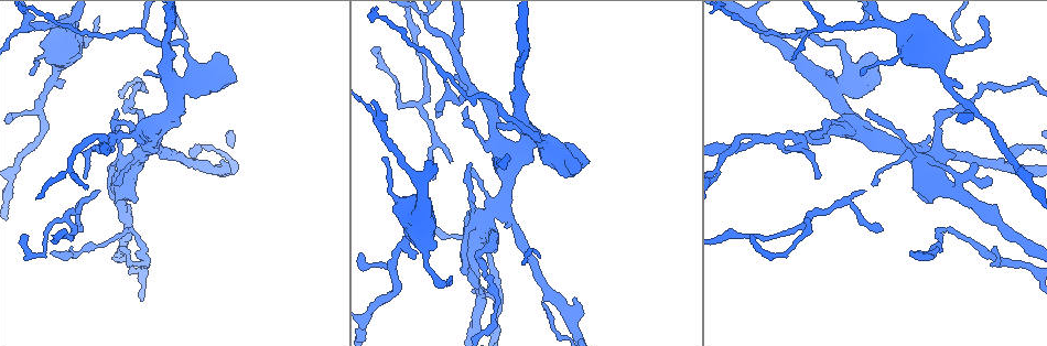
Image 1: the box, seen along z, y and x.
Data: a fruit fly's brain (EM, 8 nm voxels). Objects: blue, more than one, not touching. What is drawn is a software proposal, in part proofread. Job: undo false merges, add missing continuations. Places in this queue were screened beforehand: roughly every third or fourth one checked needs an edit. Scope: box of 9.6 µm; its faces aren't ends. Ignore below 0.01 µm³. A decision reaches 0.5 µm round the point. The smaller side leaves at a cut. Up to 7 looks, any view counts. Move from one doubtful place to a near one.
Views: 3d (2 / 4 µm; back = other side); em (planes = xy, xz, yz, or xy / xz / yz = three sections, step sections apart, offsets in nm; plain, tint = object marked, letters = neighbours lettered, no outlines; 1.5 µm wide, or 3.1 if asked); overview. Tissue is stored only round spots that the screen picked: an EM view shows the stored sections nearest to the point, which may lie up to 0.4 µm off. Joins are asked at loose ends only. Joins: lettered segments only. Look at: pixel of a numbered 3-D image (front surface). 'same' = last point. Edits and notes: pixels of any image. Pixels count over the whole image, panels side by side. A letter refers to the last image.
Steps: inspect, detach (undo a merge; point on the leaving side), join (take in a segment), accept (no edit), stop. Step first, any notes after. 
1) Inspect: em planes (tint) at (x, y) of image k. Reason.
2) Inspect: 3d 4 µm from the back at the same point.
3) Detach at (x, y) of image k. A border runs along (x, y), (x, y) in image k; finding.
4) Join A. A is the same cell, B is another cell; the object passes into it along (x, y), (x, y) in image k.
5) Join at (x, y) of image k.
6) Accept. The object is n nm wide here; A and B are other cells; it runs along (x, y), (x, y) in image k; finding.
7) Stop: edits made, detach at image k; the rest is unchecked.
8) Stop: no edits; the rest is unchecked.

Inspect: 3d 2 µm at (995, 253) of image 1. Free end.

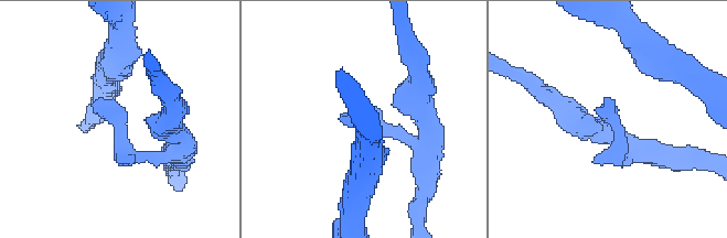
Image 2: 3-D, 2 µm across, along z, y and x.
Inspect: em planes (tint) at (603, 111) of image 2.

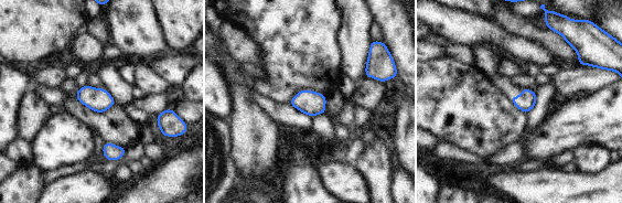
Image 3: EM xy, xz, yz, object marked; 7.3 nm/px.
Inspect: em planes (letters) at the same point.

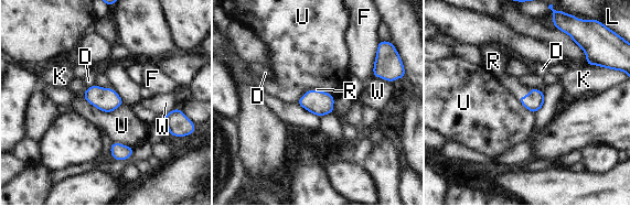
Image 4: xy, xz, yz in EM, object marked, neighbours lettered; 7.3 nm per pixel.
Join R. The object is 140 nm wide here; R is the same cell, D, F, K, L, U and W are other cells; the object passes into it along (534, 101), (521, 97), (512, 84) in image 4; it goes on there.

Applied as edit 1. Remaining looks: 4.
Inspect: 3d 4 µm at (913, 253) of image 1. An open end.

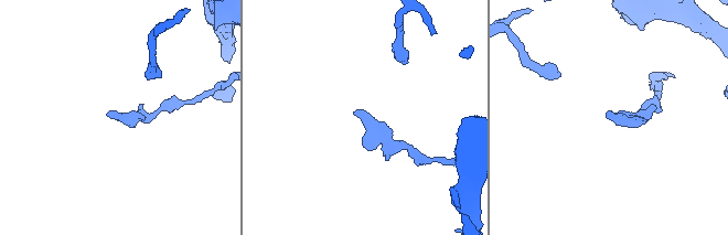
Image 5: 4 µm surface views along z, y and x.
Inspect: em 3.1 µm planes (letters) at (353, 113) of image 5.

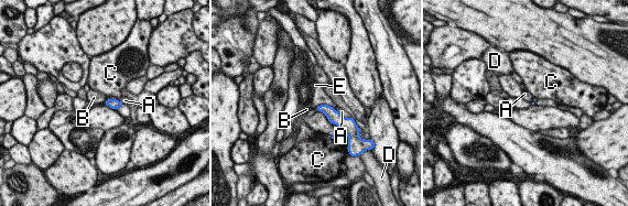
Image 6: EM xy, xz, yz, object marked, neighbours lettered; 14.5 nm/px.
Accept. A, B, C, D and E are other cells; a border runs along (332, 106), (318, 105), (315, 108) in image 6; no lettered segment goes on from it.

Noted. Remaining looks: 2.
Inspect: em yz step 4 (letters) at (811, 135) of image 1. Branch stops here.

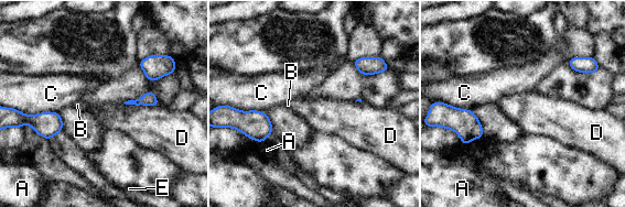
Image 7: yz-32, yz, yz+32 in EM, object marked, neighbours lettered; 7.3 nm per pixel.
Inspect: em planes (letters) at the same point.

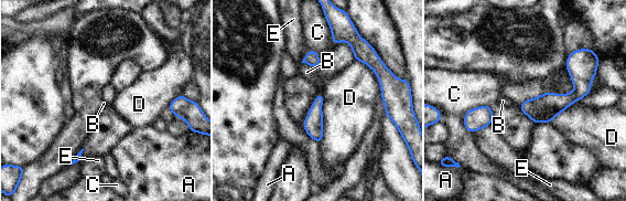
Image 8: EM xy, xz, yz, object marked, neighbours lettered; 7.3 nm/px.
Accept. The object is 130 nm wide here; A, B, C, D and E are other cells; a border runs along (322, 93), (322, 140), (320, 144) in image 8; none of them fits.

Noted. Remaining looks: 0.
Stop: edits made, join at image 4; the rest is unchecked.

